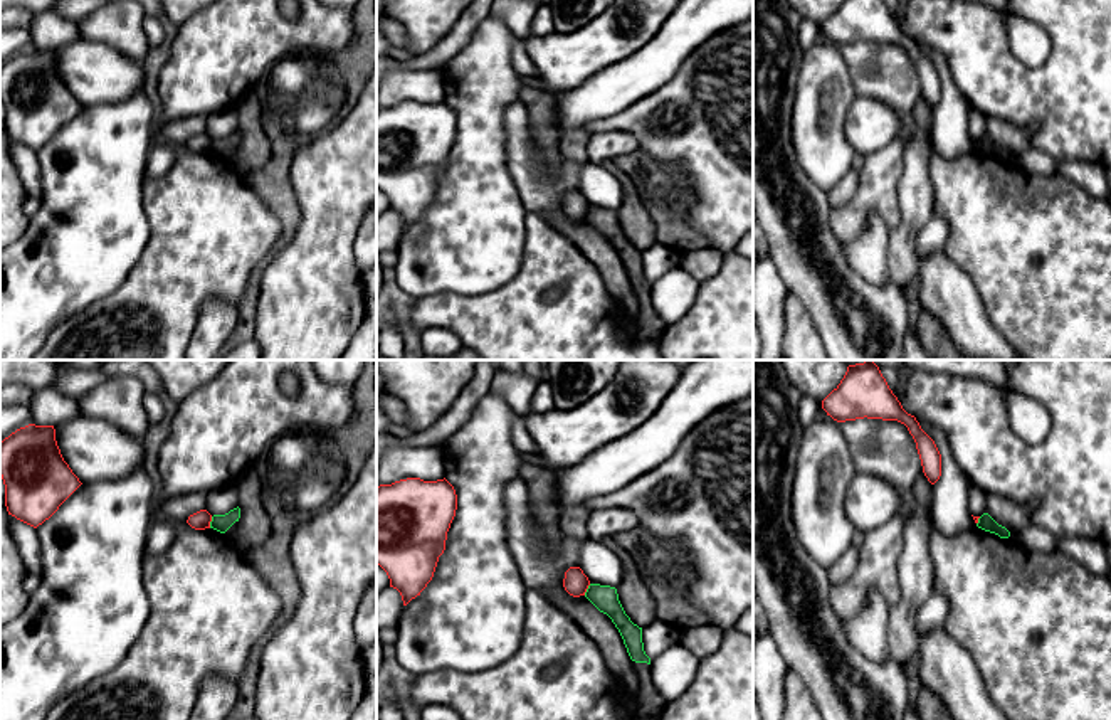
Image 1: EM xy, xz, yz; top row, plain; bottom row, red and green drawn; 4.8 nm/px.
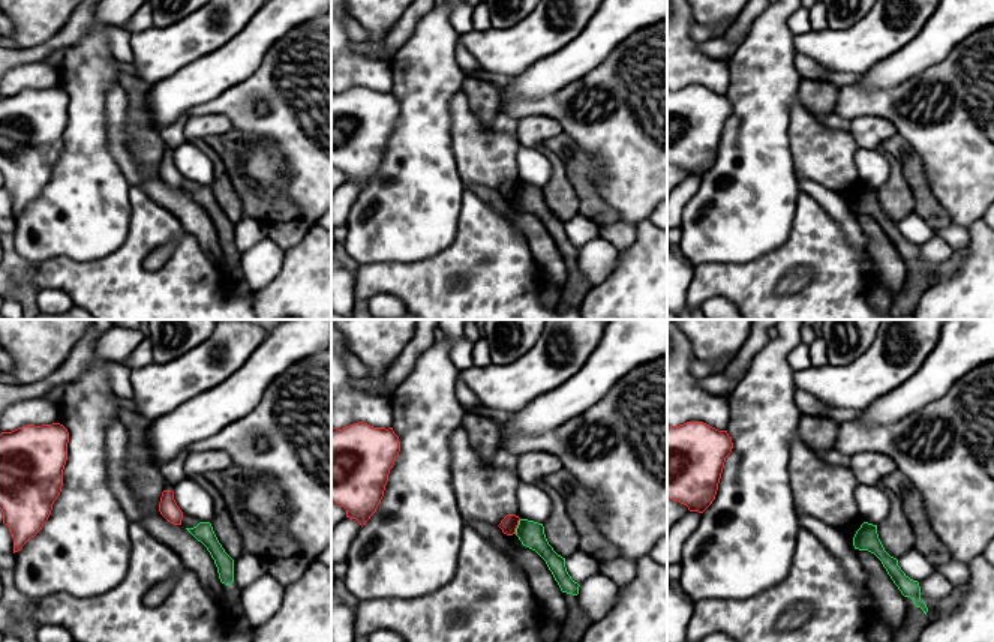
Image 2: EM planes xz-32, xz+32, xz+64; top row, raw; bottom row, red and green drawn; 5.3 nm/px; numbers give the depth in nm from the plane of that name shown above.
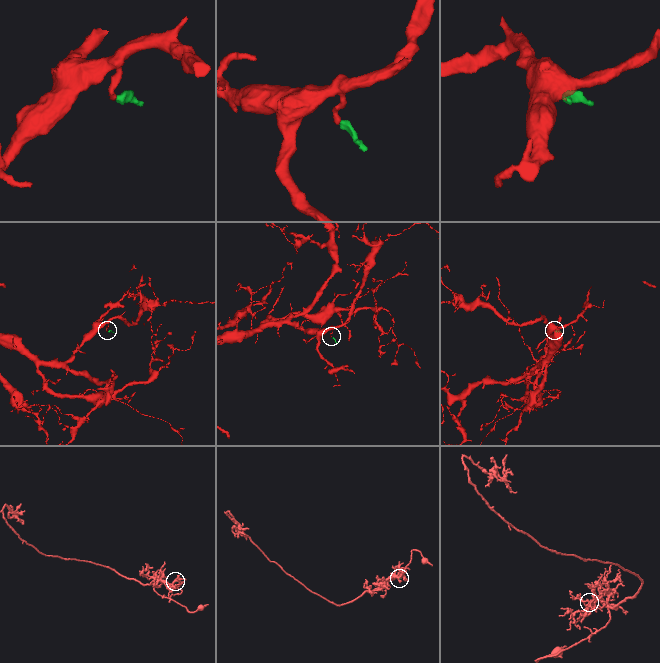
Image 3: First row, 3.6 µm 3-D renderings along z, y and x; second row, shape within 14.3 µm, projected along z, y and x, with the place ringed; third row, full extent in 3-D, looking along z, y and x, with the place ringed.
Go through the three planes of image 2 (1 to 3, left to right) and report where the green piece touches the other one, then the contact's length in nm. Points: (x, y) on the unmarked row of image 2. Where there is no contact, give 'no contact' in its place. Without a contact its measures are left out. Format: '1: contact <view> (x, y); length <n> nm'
1: no contact
2: contact xz+32 (516, 191); length 90 nm
3: no contact

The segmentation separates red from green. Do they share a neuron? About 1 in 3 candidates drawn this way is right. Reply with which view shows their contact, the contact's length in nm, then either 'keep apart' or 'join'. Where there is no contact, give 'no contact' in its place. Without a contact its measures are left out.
xy | 60 nm | keep apart

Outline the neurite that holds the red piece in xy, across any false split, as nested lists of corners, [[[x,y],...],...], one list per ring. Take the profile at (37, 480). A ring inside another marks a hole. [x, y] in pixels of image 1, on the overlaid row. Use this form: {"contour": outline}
{"contour": [[[29,424],[0,442],[8,515],[37,528],[82,484],[64,461],[54,426]]]}

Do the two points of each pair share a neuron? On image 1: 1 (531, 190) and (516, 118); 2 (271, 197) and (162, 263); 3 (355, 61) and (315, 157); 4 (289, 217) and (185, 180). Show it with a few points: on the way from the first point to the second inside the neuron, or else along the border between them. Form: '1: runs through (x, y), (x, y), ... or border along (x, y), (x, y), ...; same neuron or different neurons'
1: runs through (530, 172), (520, 152), (518, 137); same neuron
2: border along (242, 177), (278, 219), (281, 226), (279, 238); different neurons
3: border along (358, 96), (350, 111); different neurons
4: border along (246, 180), (283, 226); different neurons

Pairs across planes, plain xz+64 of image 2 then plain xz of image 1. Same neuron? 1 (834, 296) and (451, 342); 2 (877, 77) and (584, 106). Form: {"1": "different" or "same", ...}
{"1": "different", "2": "same"}

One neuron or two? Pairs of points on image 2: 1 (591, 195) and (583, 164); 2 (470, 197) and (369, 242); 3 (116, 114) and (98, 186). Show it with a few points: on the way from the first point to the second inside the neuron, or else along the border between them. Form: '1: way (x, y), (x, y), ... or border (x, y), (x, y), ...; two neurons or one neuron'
1: way (585, 188), (583, 171); one neuron
2: border (467, 189), (462, 198), (459, 230), (455, 236); two neurons
3: border (104, 114), (107, 149), (126, 179); two neurons

